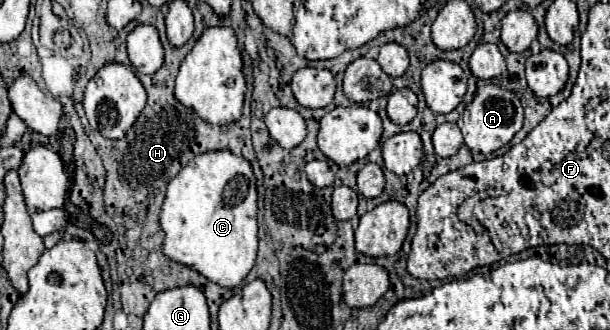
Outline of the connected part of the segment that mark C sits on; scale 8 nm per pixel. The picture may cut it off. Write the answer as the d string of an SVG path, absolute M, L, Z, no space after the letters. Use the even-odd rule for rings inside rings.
M229 149L197 155L173 177L167 185L165 201L159 215L163 239L163 255L173 263L193 267L209 281L223 289L235 289L243 283L255 265L257 257L257 187L251 163L243 157L233 155Z

